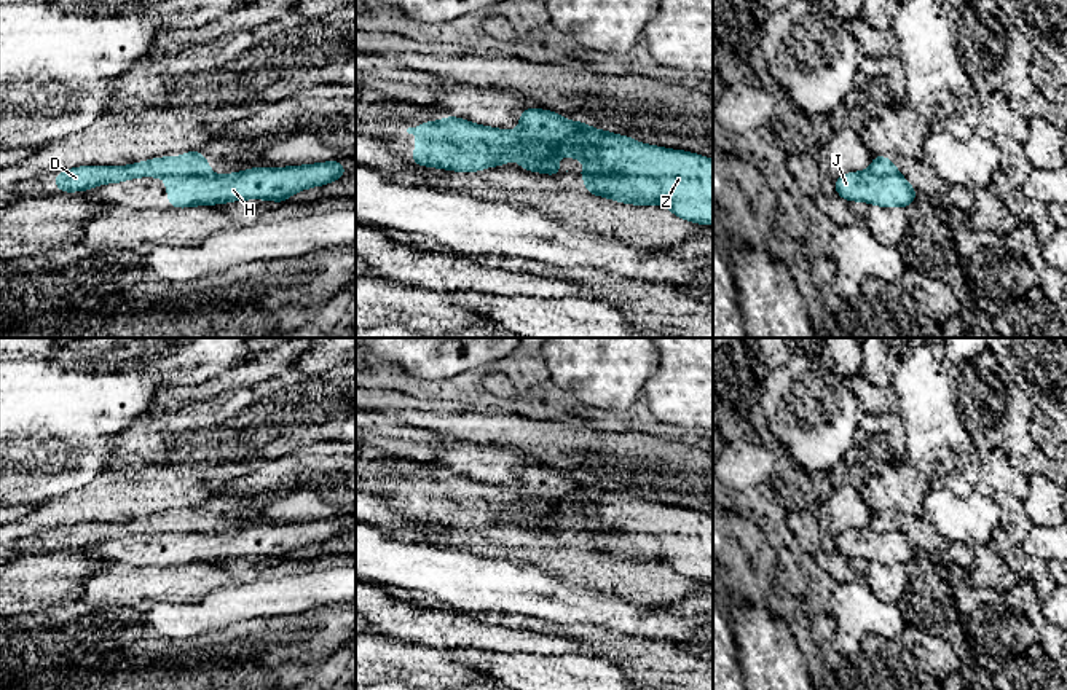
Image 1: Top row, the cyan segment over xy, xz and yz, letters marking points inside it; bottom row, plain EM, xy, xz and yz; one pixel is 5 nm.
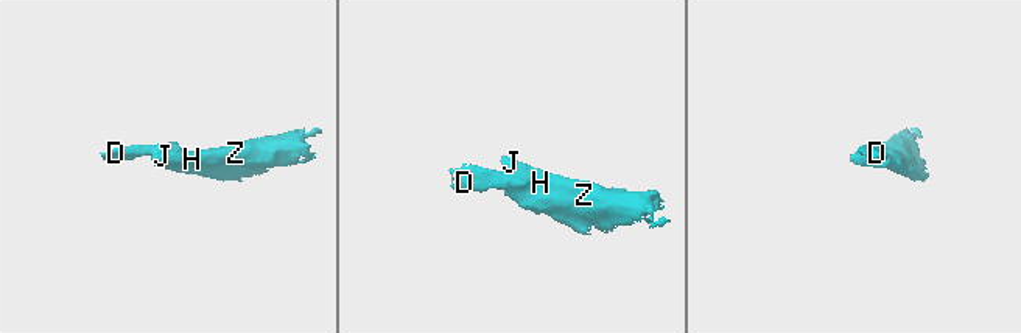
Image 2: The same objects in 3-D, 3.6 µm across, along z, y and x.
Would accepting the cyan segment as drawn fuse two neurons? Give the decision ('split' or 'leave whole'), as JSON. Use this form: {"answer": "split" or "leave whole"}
{"answer": "split"}

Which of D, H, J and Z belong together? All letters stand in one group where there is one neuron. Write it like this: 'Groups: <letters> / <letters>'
Groups: D / H J Z

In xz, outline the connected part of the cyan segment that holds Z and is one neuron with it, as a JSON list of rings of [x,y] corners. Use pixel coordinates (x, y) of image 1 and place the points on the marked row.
[[[539,108],[522,110],[520,127],[512,135],[515,143],[585,159],[589,164],[581,167],[579,175],[590,194],[638,206],[660,204],[678,218],[713,225],[713,161],[705,156],[640,143],[632,137],[598,131]]]

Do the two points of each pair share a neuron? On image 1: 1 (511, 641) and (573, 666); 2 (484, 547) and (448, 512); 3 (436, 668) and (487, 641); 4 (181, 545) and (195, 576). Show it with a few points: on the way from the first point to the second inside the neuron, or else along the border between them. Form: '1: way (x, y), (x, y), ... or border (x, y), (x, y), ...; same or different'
1: border (511, 652), (581, 654); different
2: way (476, 537), (458, 518); same
3: border (468, 646), (490, 652); different
4: border (200, 561), (179, 566); different

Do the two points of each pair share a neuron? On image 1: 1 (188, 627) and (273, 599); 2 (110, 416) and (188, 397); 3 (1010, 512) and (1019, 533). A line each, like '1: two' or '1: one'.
1: one
2: two
3: one

